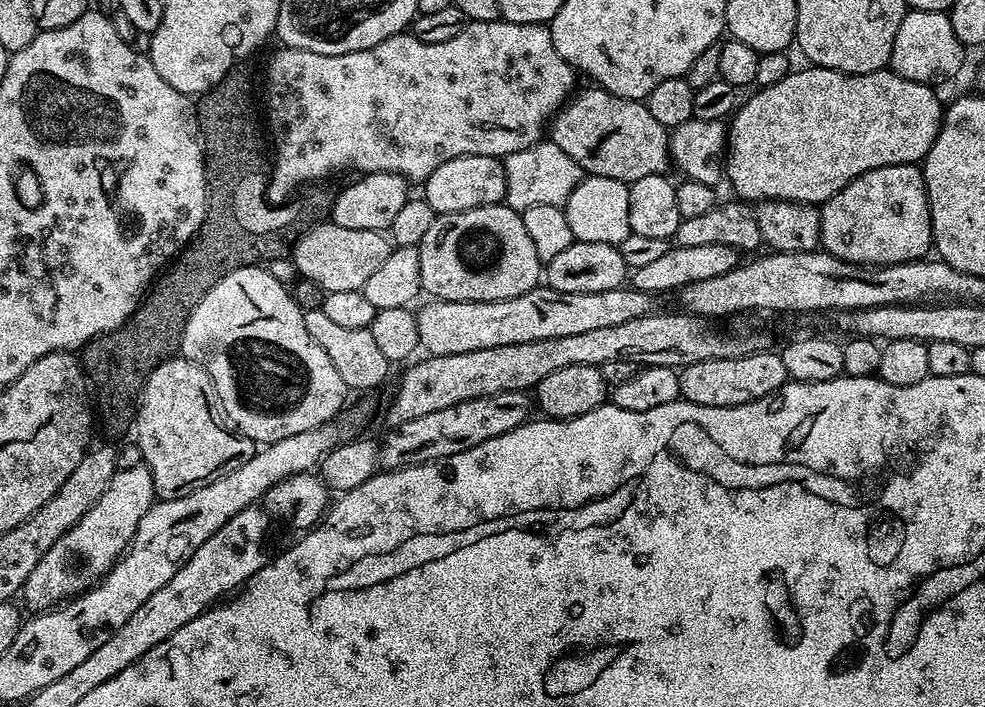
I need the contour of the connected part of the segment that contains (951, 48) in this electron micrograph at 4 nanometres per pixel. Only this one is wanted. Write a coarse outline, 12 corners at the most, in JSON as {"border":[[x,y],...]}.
{"border":[[905,11],[891,71],[935,85],[964,64],[947,12]]}

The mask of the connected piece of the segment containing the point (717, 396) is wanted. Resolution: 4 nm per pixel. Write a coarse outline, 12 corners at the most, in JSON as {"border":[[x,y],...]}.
{"border":[[776,350],[679,369],[692,404],[729,408],[789,383]]}

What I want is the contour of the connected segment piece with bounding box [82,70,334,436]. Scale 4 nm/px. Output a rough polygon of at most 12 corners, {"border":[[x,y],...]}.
{"border":[[252,76],[198,100],[208,209],[121,328],[82,363],[120,436],[150,374],[226,274],[279,260],[331,213],[266,199]]}

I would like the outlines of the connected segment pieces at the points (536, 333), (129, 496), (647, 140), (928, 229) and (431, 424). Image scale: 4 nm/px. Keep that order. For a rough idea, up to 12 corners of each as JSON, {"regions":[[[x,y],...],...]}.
{"regions":[[[537,286],[490,302],[429,299],[429,356],[566,338],[661,311],[631,286]],[[147,464],[42,554],[22,589],[47,610],[99,584],[156,499]],[[599,86],[552,118],[587,175],[627,184],[672,164],[643,101]],[[923,171],[854,178],[820,208],[820,248],[869,266],[925,259]],[[528,392],[470,398],[402,422],[379,467],[462,454],[528,423]]]}

